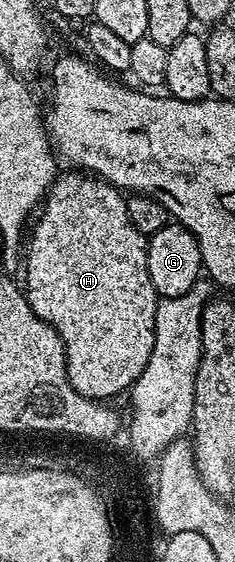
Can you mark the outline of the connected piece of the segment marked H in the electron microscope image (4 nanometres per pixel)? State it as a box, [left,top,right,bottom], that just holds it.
[24,172,159,400]

